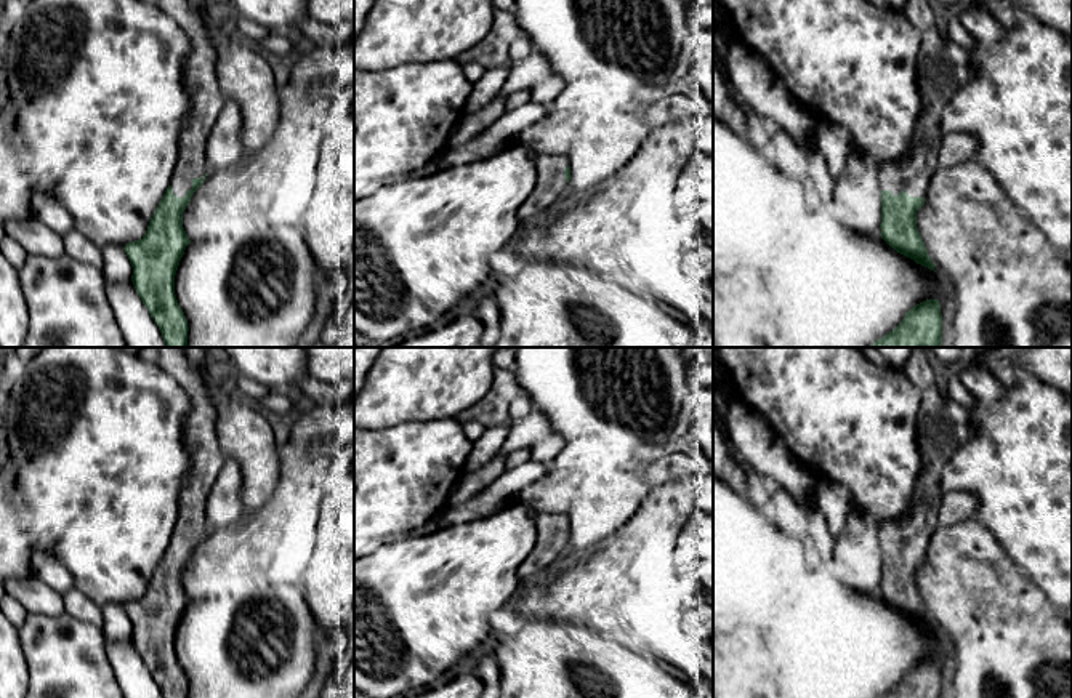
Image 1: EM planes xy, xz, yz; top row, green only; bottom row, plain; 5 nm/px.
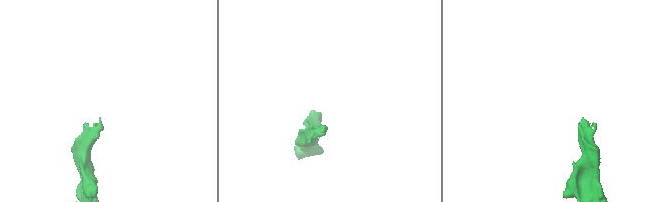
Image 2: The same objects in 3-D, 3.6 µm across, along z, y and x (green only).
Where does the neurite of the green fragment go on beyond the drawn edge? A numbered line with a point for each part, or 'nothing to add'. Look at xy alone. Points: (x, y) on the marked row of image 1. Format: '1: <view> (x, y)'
1: xy (205, 98)

